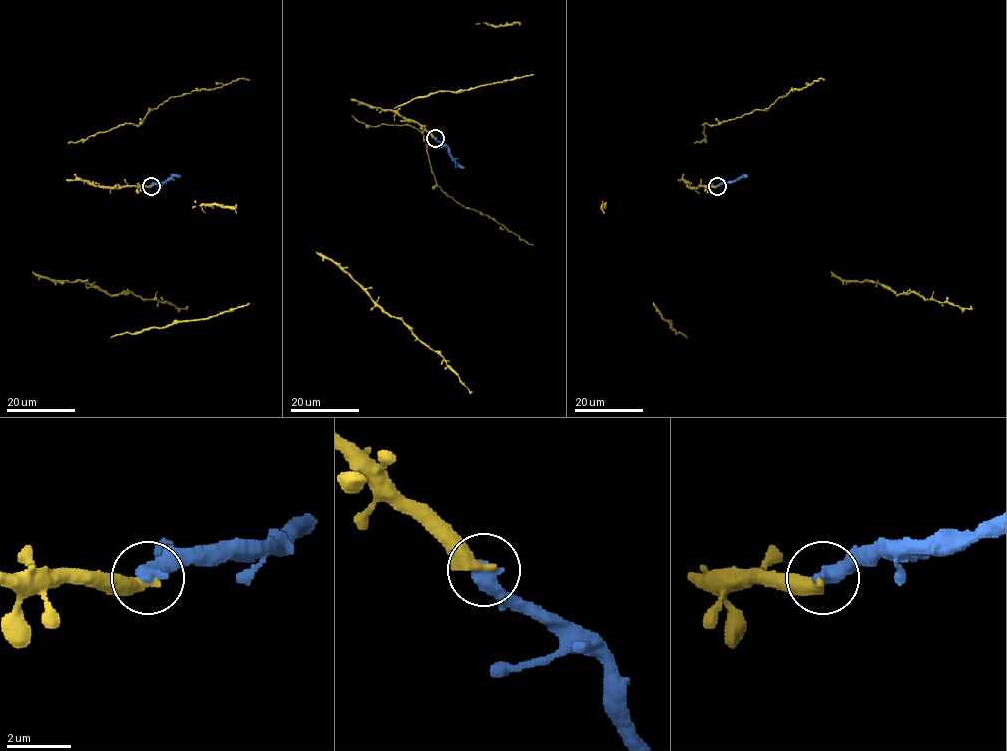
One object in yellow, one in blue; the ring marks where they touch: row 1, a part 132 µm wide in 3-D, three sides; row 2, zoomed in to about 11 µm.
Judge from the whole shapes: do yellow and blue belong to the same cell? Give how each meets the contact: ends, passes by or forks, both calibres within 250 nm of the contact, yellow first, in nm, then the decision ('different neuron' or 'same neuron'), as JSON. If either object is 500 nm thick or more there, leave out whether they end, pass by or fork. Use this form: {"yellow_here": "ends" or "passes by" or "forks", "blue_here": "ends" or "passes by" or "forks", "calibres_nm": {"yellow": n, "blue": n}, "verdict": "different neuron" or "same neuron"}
{"calibres_nm": {"yellow": 440, "blue": 550}, "verdict": "same neuron"}

